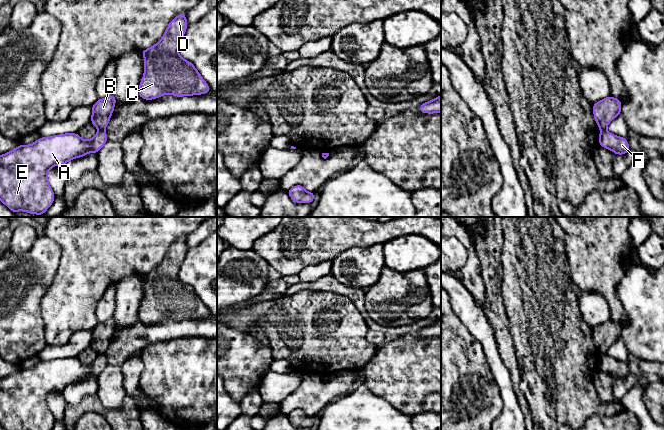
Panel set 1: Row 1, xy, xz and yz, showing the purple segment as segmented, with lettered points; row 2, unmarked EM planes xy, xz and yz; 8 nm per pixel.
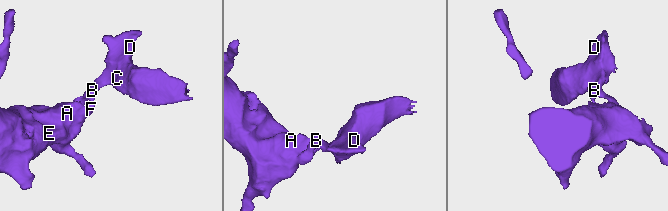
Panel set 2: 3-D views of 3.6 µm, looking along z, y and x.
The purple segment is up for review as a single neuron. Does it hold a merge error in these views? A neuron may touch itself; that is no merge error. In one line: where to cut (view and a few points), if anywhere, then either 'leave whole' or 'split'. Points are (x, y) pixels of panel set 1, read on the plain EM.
cut xy (99, 353), (103, 354); split

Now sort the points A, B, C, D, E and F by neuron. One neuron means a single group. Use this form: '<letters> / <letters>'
A E F / B C D

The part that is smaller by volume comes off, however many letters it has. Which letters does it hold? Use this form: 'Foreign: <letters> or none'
Foreign: B, C, D

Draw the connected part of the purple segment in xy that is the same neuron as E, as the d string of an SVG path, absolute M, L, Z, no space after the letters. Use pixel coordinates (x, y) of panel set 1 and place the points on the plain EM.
M98 354L90 364L82 363L77 357L66 357L41 361L31 369L19 369L0 379L0 425L6 430L51 430L55 418L48 407L48 395L54 390L63 391L74 382L84 381L90 376L98 377L107 366L104 354Z

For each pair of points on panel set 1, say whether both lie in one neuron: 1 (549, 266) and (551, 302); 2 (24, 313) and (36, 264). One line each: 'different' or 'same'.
1: same
2: same

